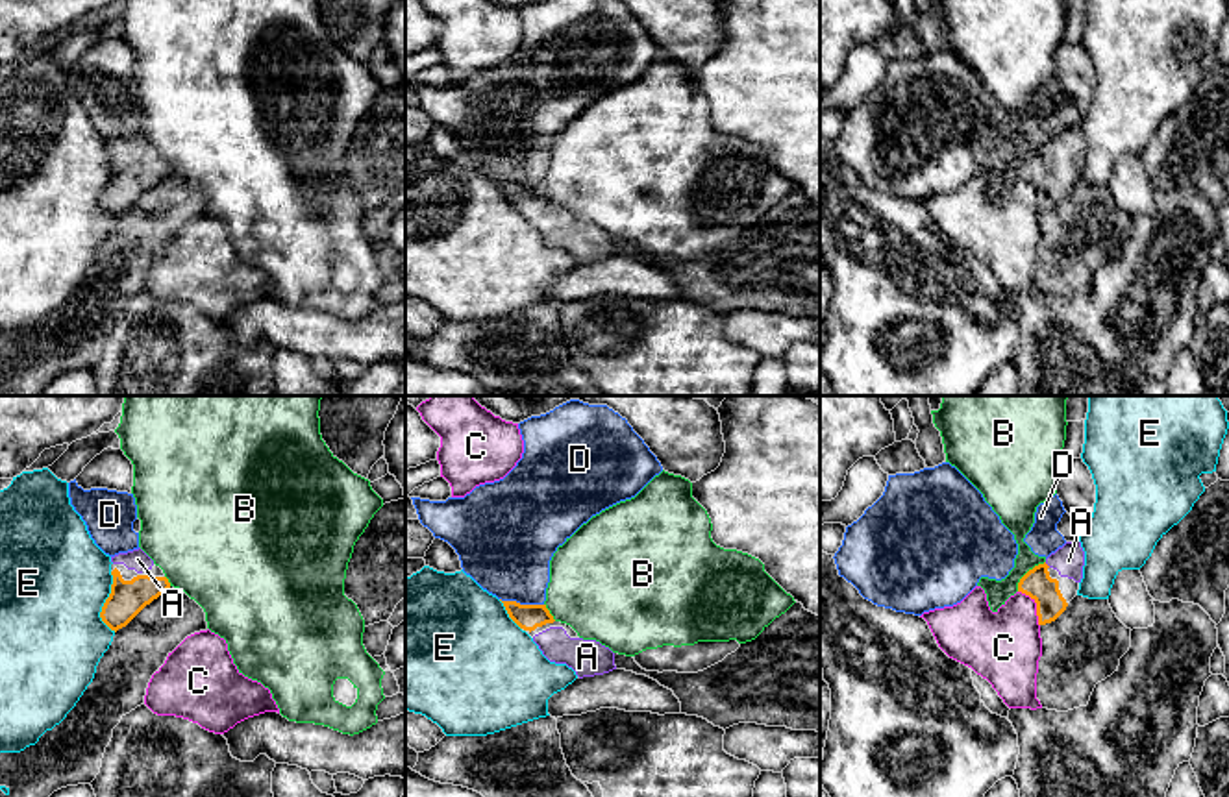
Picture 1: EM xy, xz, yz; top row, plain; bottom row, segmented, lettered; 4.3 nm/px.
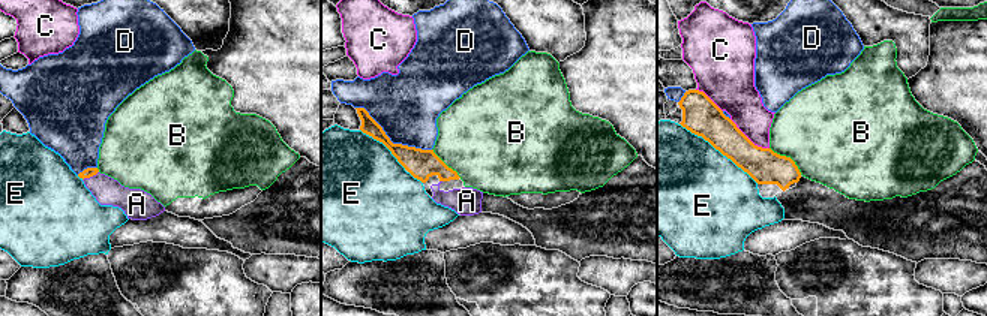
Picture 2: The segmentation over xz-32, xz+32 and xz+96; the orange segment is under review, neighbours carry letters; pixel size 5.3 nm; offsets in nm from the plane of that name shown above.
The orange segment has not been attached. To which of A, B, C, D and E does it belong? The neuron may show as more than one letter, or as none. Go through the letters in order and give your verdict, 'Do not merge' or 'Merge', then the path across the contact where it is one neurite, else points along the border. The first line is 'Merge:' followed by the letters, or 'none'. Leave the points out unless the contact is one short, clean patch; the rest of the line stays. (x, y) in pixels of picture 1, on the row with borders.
Merge: A
A: Merge. Path across: yz (1037, 583), (1046, 564), (1068, 561)
B: Do not merge. Boundary: yz (1044, 561), (1020, 579), (1017, 590)
C: Do not merge
D: Do not merge
E: Do not merge

